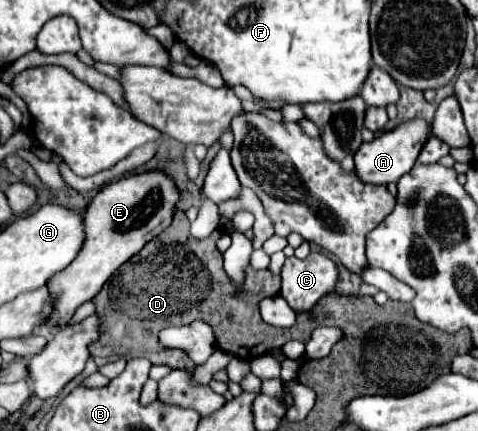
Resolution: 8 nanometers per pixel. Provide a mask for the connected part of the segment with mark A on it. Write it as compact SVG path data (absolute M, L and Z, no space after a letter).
M413 119L413 121L401 123L393 131L381 133L371 143L363 143L359 151L353 155L357 177L363 183L371 183L371 185L387 185L387 183L399 181L399 177L409 173L411 167L415 165L419 149L423 147L423 141L427 141L429 135L431 135L431 127L421 119Z

